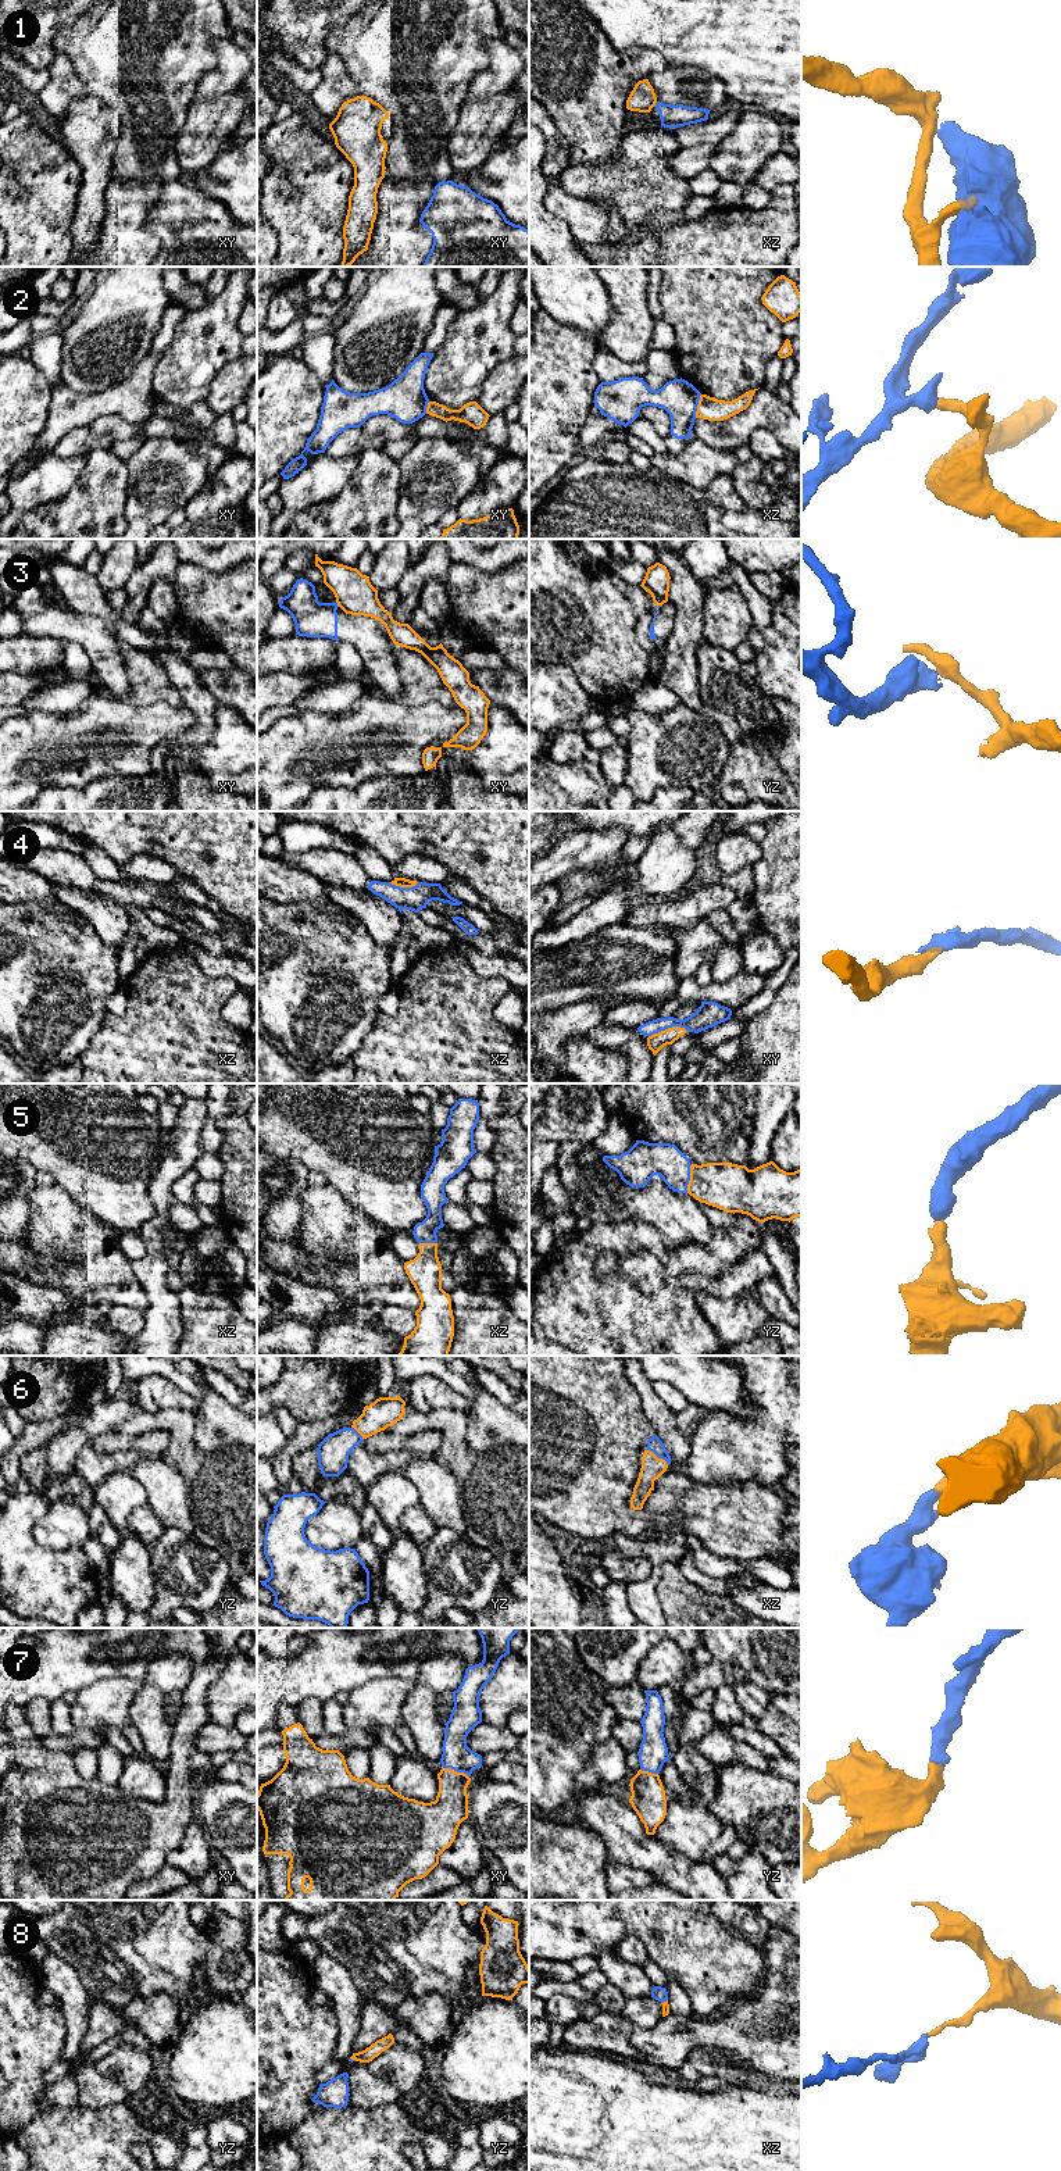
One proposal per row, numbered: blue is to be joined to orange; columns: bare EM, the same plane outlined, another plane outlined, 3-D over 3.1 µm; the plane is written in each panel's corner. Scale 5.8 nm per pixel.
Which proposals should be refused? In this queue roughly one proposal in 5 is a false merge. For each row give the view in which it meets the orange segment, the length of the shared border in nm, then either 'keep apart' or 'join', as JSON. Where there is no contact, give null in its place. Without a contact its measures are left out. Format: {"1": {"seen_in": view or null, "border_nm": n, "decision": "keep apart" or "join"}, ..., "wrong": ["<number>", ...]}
{"1": {"seen_in": "xz", "border_nm": 40, "decision": "keep apart"}, "2": {"seen_in": "xz", "border_nm": 140, "decision": "keep apart"}, "3": {"seen_in": "xy", "border_nm": 40, "decision": "keep apart"}, "4": {"seen_in": "xy", "border_nm": 220, "decision": "join"}, "5": {"seen_in": "yz", "border_nm": 160, "decision": "join"}, "6": {"seen_in": "xz", "border_nm": 160, "decision": "join"}, "7": {"seen_in": "xy", "border_nm": 170, "decision": "join"}, "8": {"seen_in": "xz", "border_nm": 50, "decision": "join"}, "wrong": ["1", "2", "3"]}

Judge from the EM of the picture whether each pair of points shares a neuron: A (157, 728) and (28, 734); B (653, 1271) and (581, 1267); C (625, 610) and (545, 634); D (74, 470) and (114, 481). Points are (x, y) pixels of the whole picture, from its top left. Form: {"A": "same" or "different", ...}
{"A": "same", "B": "same", "C": "same", "D": "different"}

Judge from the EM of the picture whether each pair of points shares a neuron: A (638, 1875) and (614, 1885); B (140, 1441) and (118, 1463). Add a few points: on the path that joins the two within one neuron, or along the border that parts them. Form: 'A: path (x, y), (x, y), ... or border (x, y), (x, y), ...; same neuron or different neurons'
A: path (632, 1877), (622, 1877), (620, 1880); same neuron
B: border (124, 1448), (134, 1449), (140, 1454); different neurons

